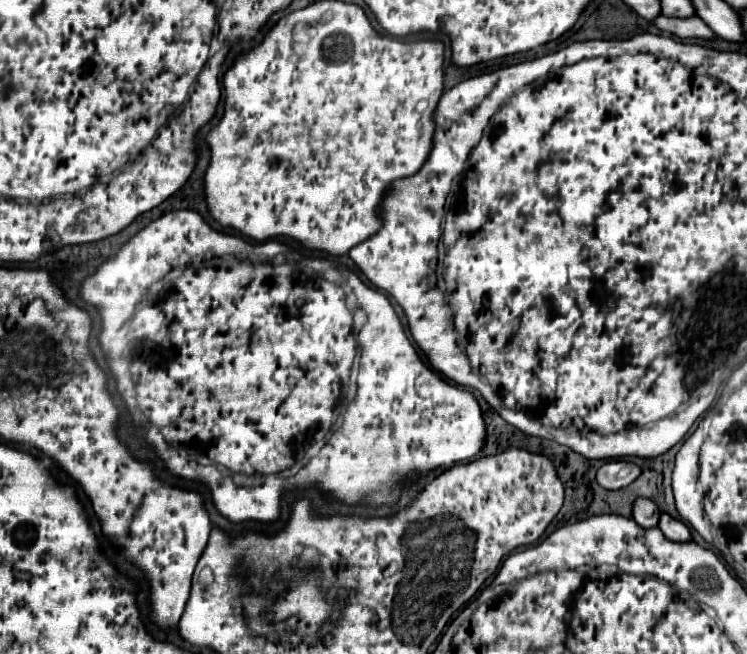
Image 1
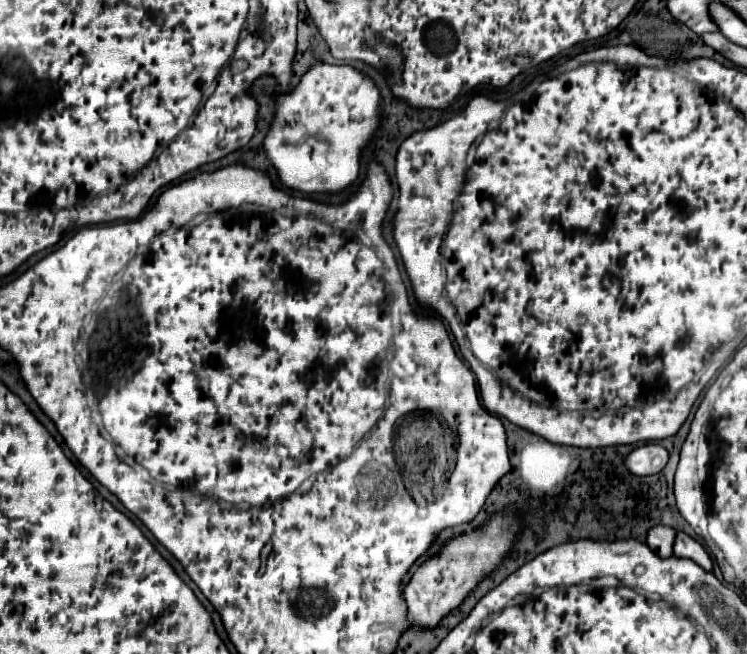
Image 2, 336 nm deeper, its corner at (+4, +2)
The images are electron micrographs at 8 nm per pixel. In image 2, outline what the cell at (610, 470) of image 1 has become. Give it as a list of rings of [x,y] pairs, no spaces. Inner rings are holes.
[[[643,444],[629,452],[625,458],[625,468],[635,476],[651,476],[665,468],[667,464],[667,450],[659,444]]]

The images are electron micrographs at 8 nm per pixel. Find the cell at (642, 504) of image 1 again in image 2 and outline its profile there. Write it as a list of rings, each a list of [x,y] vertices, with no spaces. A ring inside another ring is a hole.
[[[653,526],[647,532],[647,546],[657,552],[657,556],[661,558],[669,558],[673,554],[673,536],[675,530],[669,526]]]

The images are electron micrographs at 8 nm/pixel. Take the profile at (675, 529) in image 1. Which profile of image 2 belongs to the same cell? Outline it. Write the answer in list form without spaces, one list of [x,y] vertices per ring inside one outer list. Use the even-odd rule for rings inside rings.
[[[677,532],[673,552],[675,552],[675,556],[679,556],[679,558],[695,560],[703,570],[711,570],[711,566],[713,566],[711,558],[709,558],[709,554],[703,550],[703,546],[701,546],[697,540],[693,540],[691,536],[687,536],[685,532]]]

